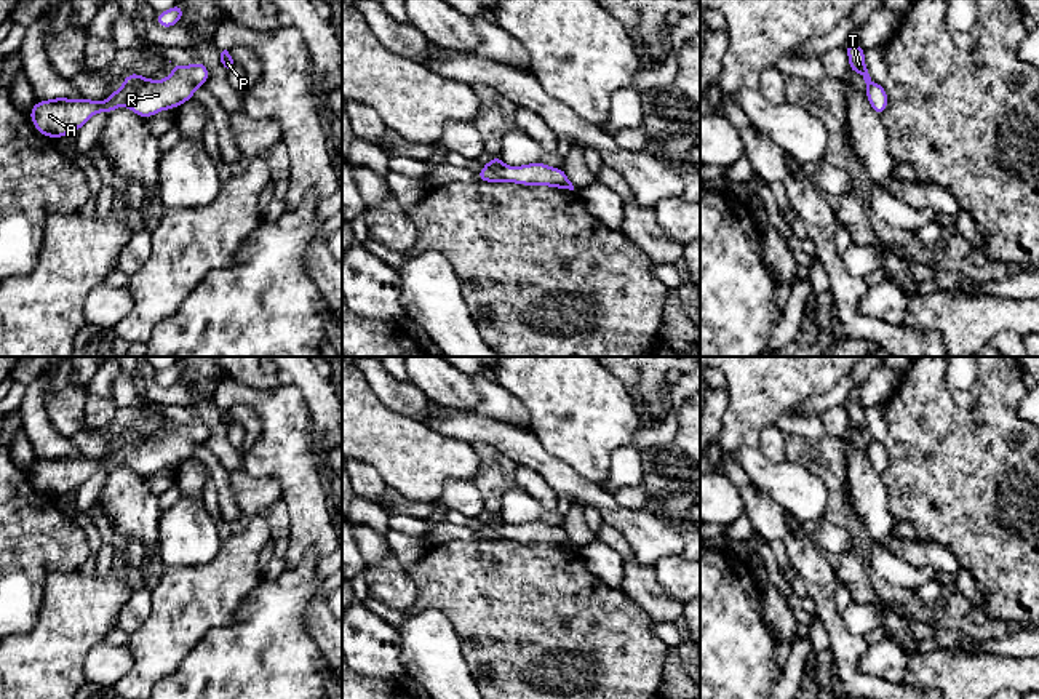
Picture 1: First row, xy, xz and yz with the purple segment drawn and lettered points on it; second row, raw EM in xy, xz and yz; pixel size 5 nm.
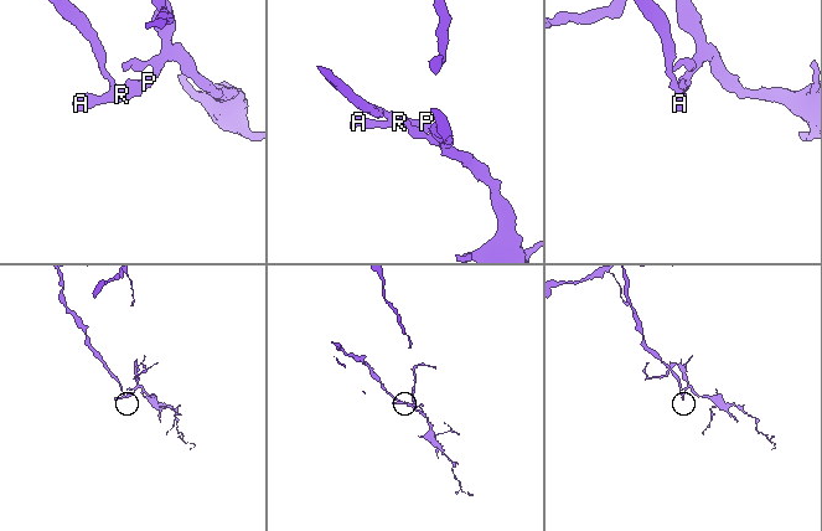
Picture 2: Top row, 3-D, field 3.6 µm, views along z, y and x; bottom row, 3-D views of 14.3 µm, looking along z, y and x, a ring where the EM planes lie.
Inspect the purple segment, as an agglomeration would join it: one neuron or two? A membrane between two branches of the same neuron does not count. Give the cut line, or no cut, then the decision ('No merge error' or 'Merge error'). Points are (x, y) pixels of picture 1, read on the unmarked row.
Split along xy (146, 437), (136, 442), (123, 442). Merge error

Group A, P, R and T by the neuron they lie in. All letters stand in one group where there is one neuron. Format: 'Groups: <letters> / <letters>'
Groups: A P R / T

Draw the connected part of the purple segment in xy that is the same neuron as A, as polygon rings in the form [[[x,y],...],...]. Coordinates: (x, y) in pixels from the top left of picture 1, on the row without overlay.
[[[201,419],[192,424],[171,421],[171,427],[173,432],[165,438],[145,437],[142,441],[123,441],[107,459],[85,456],[37,459],[29,475],[40,493],[53,497],[78,489],[99,469],[109,473],[120,464],[126,464],[145,478],[193,457],[193,449],[205,445],[209,437],[209,427]]]

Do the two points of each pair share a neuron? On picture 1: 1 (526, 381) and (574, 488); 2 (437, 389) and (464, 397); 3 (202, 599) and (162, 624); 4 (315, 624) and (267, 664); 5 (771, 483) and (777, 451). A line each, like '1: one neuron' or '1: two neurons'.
1: two neurons
2: one neuron
3: one neuron
4: two neurons
5: two neurons

